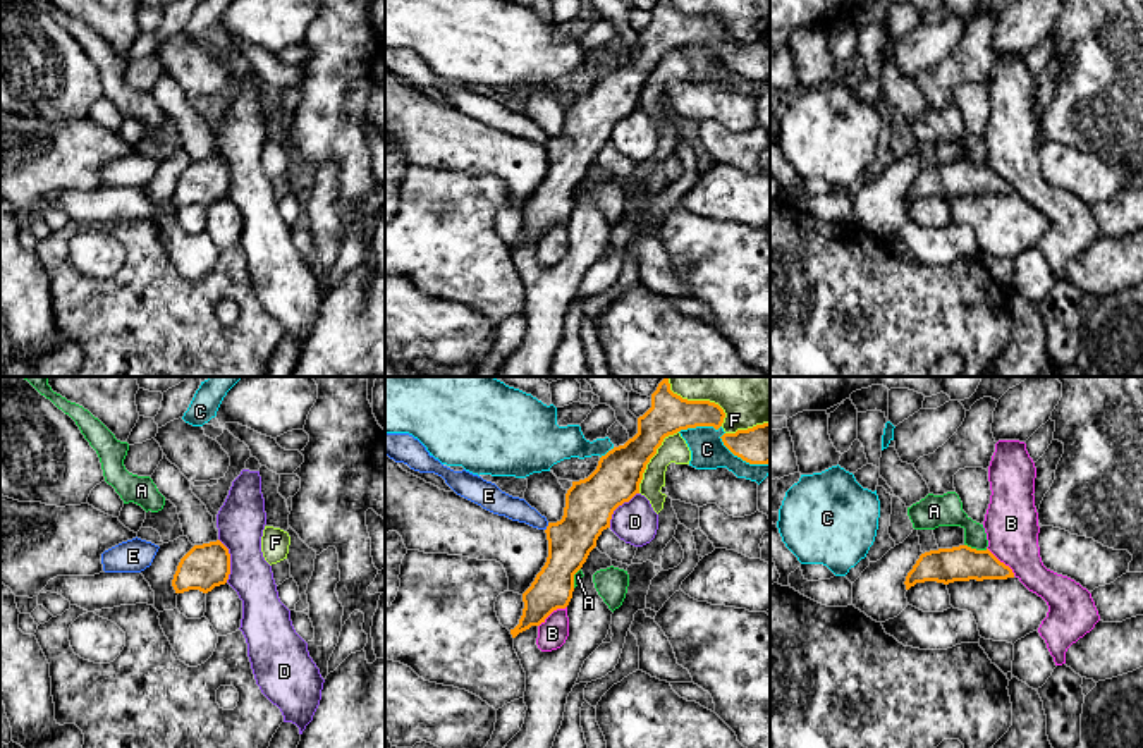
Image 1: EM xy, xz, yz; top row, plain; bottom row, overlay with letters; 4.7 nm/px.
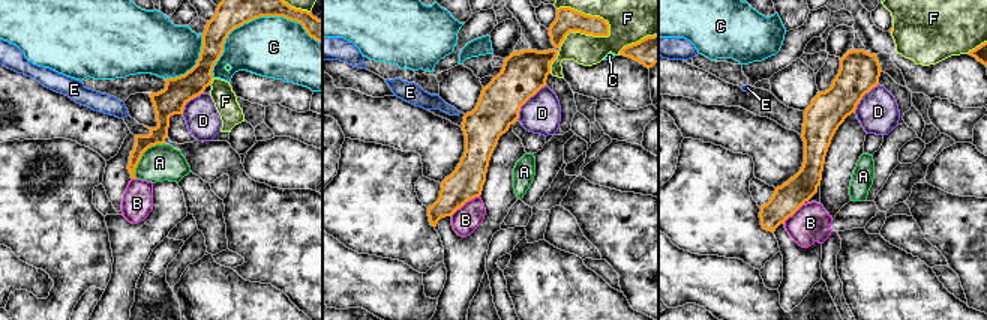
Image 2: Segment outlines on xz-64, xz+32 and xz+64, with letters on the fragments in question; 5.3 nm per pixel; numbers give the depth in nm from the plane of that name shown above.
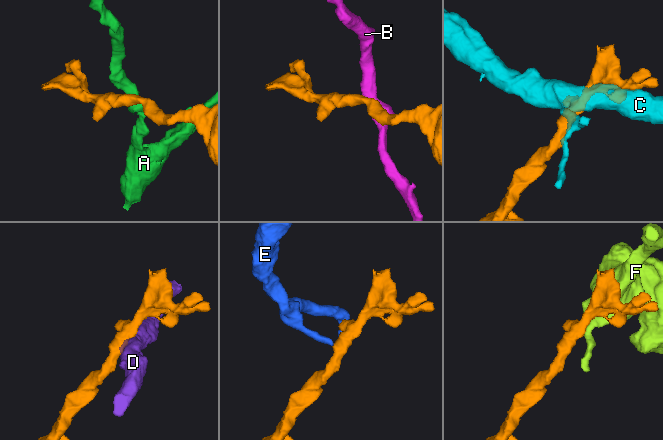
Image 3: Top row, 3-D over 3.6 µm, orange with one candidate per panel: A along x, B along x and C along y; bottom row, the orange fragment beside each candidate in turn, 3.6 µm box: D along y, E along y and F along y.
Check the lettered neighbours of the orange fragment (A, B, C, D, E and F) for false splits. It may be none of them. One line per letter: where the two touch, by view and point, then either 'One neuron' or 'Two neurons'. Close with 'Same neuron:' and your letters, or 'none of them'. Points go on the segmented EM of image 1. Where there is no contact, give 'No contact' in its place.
A: Touches orange at yz (975, 549). Two neurons
B: Touches orange at yz (1002, 563). Two neurons
C: Touches orange at xz (743, 459). Two neurons
D: Touches orange at xy (229, 561). Two neurons
E: Touches orange at xz (547, 527). Two neurons
F: Touches orange at xz (650, 458). Two neurons
Same neuron: none of them

